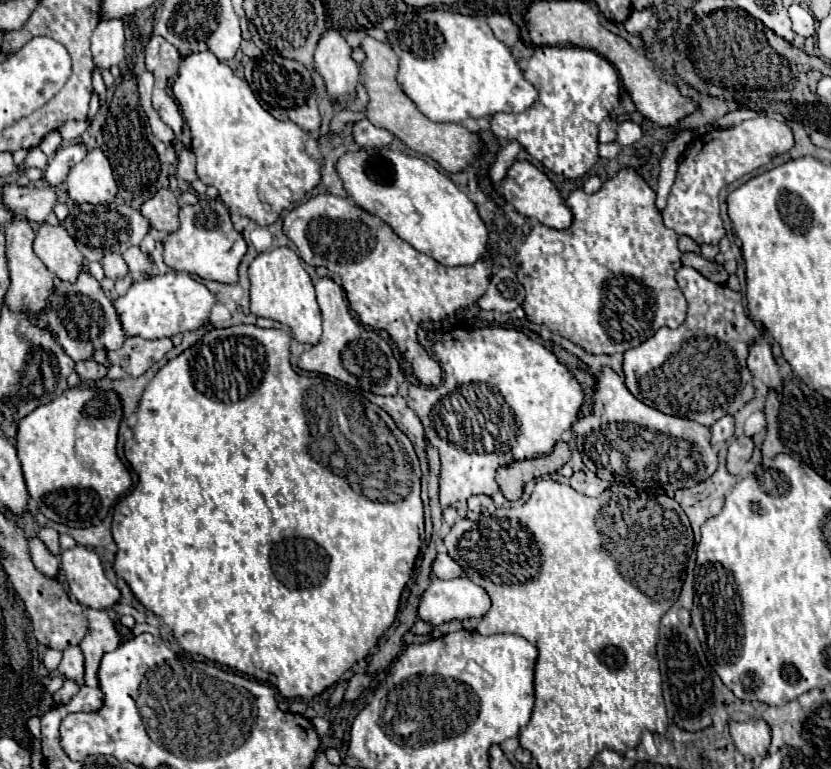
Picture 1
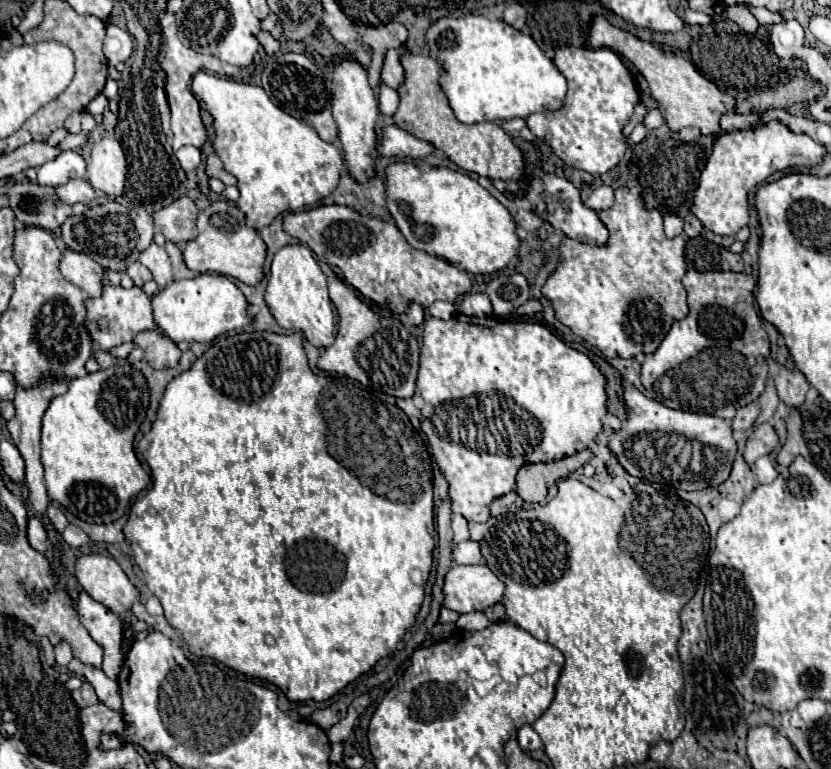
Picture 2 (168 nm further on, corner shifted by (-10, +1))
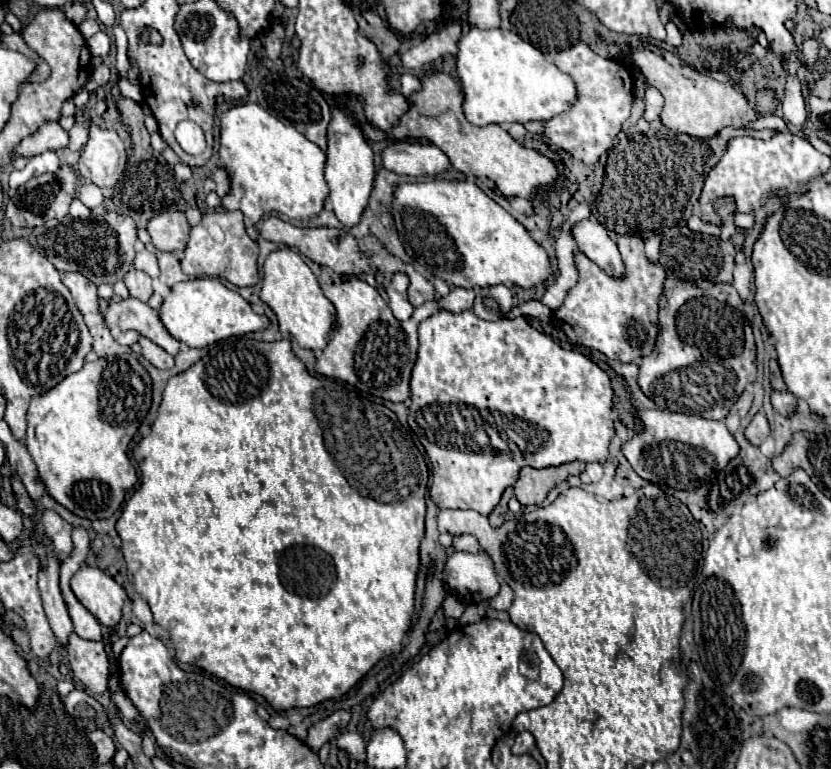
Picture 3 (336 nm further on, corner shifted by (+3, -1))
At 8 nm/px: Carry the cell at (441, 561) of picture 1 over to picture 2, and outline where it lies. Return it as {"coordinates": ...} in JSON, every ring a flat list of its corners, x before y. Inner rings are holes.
{"coordinates":[[462,541,452,547,452,559,456,565,478,565,482,563,480,545,476,541]]}

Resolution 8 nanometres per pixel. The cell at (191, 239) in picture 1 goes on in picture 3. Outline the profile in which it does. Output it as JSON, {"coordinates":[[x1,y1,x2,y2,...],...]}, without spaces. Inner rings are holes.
{"coordinates":[[213,211,203,217,197,227,191,227,191,237,181,261,189,277,219,277,237,287,253,287,259,281,257,273,257,243,247,235,241,211]]}

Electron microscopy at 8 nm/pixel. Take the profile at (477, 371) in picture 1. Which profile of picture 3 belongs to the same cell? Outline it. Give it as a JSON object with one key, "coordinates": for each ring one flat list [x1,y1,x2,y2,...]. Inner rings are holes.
{"coordinates":[[467,309,461,313,451,313,451,311,437,311,429,319,419,323,419,355,417,363,411,375,411,407,409,407,409,427,415,431,419,437,421,445,425,447,431,465,433,465,433,485,429,487,431,499,437,503,439,509,475,509,481,515,489,515,497,503,501,501,503,491,509,485,515,485,519,471,529,465,529,467,557,467,563,463,571,463,575,459,591,463,603,463,609,459,609,443,615,437,615,427,613,427,613,387,609,375,599,369,593,361,589,361,585,355,577,351,567,351,559,343,555,343,551,337,543,335,525,317,515,317,515,319,499,319,499,321,483,321,477,319,477,315]]}

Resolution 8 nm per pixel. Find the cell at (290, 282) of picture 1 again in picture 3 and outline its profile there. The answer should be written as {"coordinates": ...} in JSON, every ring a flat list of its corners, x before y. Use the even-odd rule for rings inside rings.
{"coordinates":[[289,247,273,251,263,265,263,287,261,287,261,301,265,301,279,319,279,329,283,333,289,333,297,339,297,343,305,349,319,351,325,349,333,323,335,323,335,307,333,303,323,295,317,277,313,271,305,265,301,255]]}

